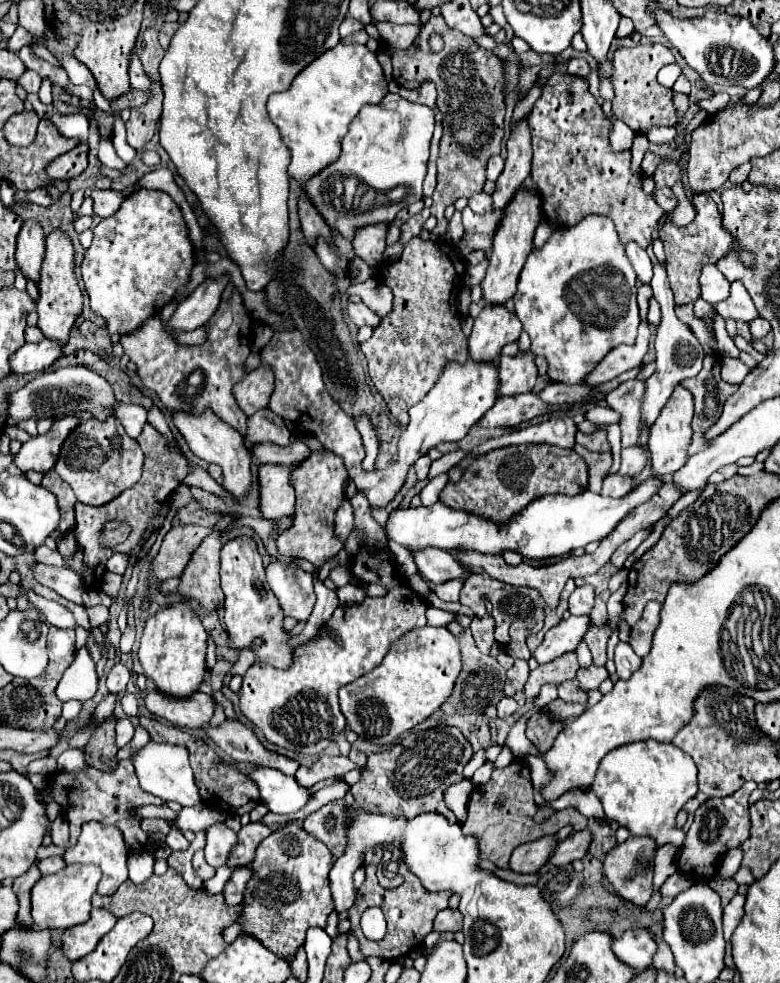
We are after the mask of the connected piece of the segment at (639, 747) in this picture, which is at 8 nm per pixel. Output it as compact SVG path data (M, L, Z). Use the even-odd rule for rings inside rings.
M645 739L621 745L607 753L591 789L603 803L603 811L609 821L629 829L631 835L653 837L657 847L665 843L681 847L685 833L677 827L675 815L697 793L697 773L691 757L687 757L679 747Z

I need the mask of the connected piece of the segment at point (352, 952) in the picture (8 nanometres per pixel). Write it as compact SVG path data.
M351 931L347 932L347 936L348 936L347 949L348 949L351 961L357 962L360 960L364 960L365 957L363 957L363 955L361 955L361 952L359 951L359 942L357 938L353 935Z

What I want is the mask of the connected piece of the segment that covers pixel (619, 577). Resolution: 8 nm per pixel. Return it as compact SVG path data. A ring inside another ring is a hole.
M622 568L611 577L608 585L608 589L611 593L617 591L621 584L627 581L628 573L629 570L627 568Z

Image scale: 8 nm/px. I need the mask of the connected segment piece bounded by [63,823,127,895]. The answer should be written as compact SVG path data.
M83 823L81 825L81 835L73 847L67 847L63 861L67 865L73 863L93 863L101 867L103 877L97 885L99 895L113 895L123 881L127 881L127 849L123 843L123 835L115 827L105 827L101 823Z

